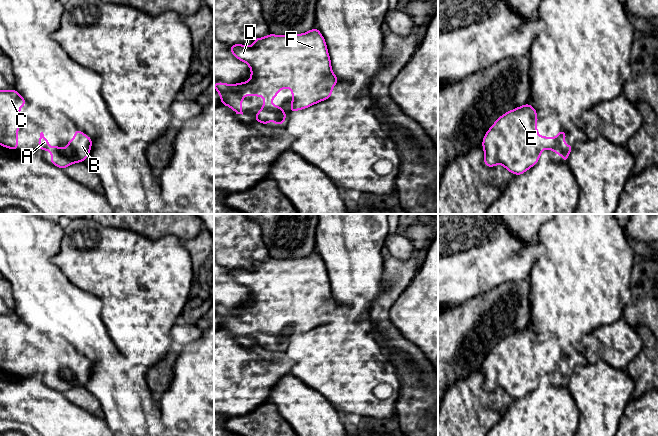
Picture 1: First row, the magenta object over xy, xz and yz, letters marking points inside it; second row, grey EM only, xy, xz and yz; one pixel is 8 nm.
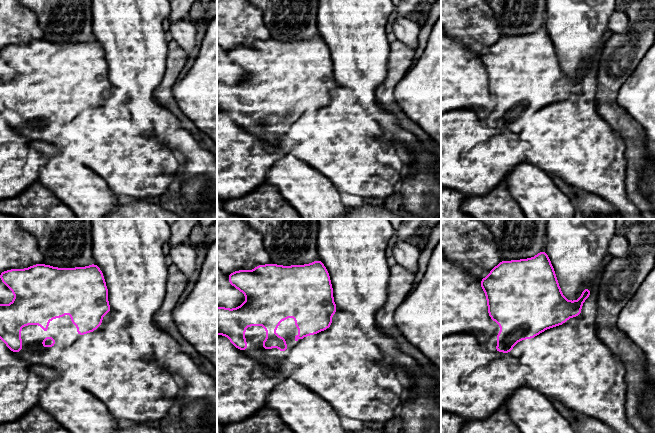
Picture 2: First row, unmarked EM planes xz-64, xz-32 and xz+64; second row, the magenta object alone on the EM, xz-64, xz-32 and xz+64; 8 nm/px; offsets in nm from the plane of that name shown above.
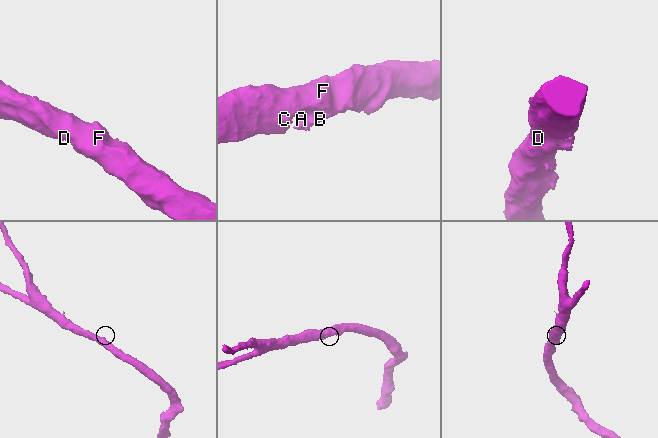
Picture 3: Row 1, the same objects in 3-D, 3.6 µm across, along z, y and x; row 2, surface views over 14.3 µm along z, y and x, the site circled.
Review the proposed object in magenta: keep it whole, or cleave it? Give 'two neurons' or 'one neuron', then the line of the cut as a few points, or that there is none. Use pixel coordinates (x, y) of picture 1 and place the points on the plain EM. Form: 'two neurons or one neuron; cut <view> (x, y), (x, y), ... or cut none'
one neuron; cut none

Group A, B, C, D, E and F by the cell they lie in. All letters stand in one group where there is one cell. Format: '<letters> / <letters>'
A B C D E F

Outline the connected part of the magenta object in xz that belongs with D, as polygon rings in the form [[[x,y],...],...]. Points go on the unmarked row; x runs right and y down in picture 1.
[[[314,251],[303,258],[275,259],[269,258],[262,262],[255,262],[252,270],[241,268],[231,269],[230,276],[240,285],[245,286],[251,293],[251,301],[247,306],[238,308],[214,308],[221,322],[221,329],[229,330],[236,338],[242,338],[242,323],[249,318],[254,321],[263,320],[262,332],[253,342],[264,349],[273,345],[276,349],[284,348],[286,337],[283,332],[271,327],[278,316],[284,312],[292,314],[290,337],[303,334],[318,326],[329,323],[332,312],[339,305],[331,292],[331,284],[327,268],[320,255]]]

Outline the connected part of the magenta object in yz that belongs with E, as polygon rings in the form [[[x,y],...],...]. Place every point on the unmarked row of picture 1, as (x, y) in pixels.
[[[529,327],[500,340],[483,362],[484,388],[501,388],[512,398],[521,399],[537,388],[544,372],[561,379],[567,387],[573,371],[569,367],[563,370],[566,356],[562,353],[554,363],[540,361],[537,345],[536,333]]]

